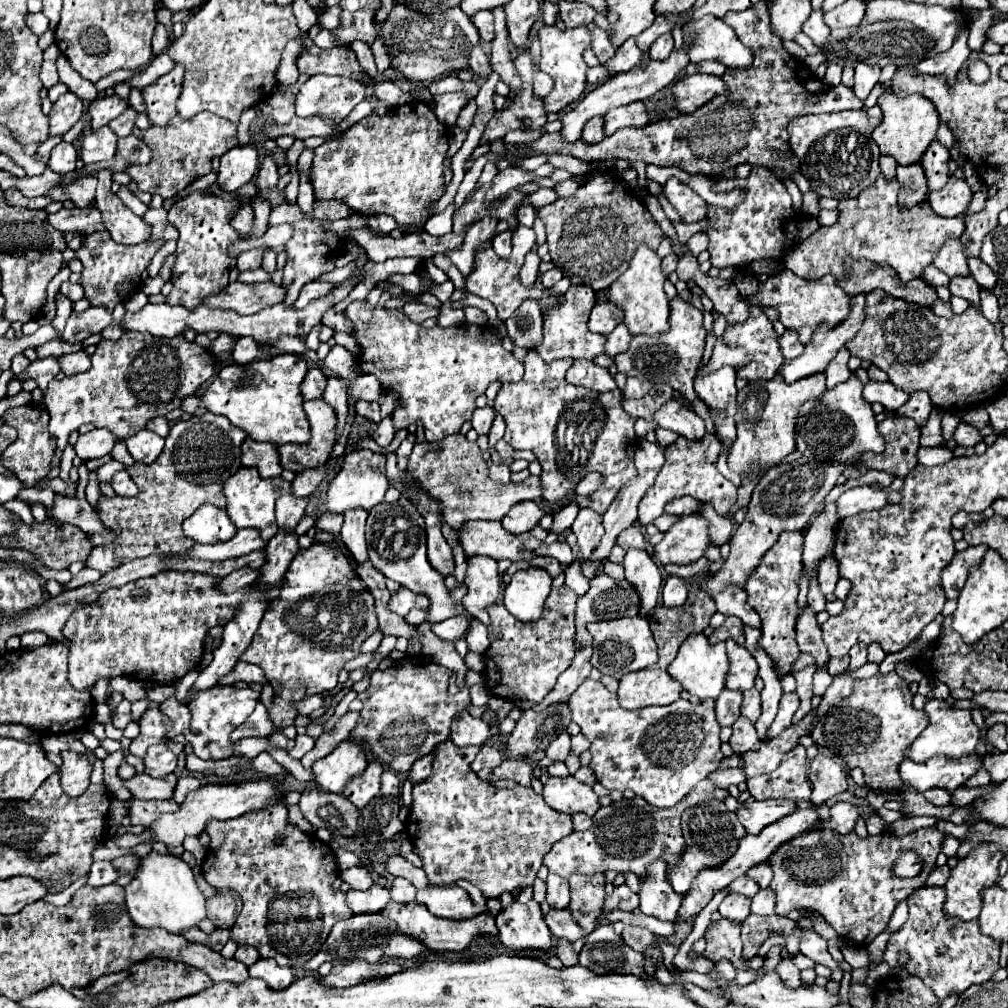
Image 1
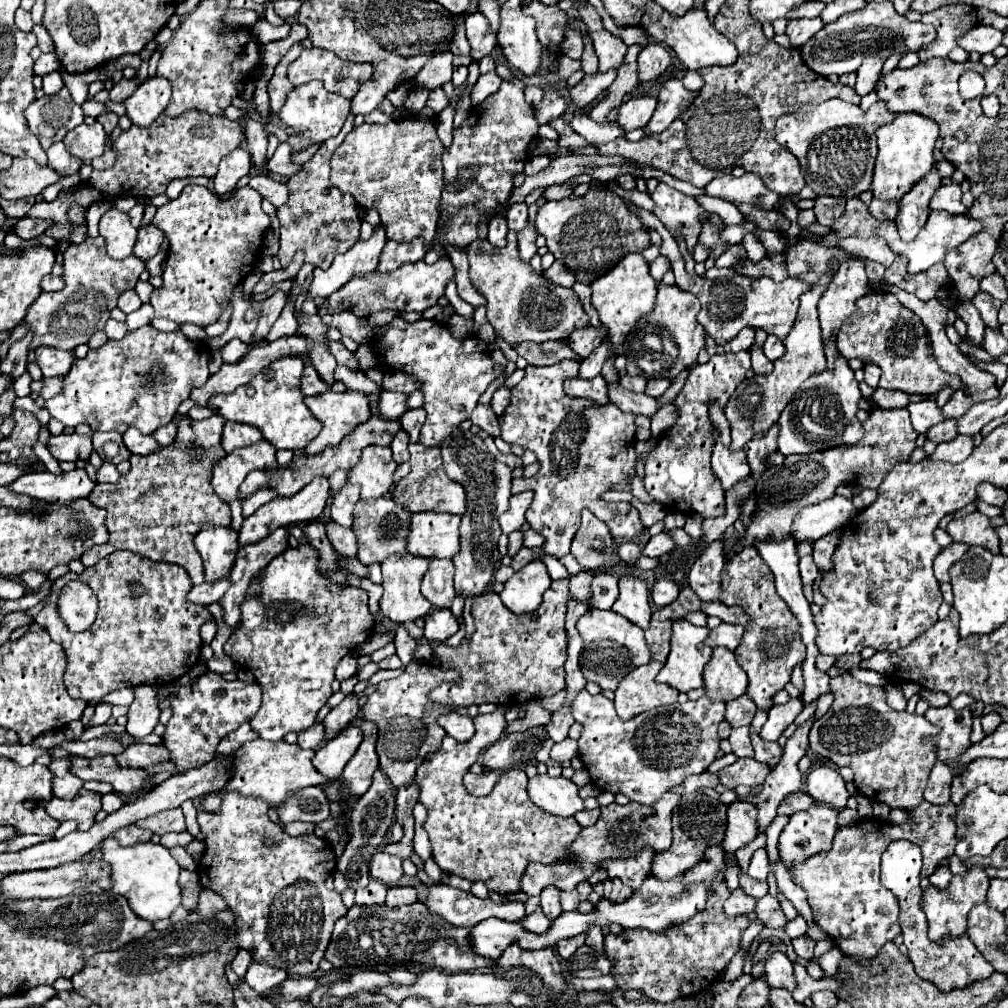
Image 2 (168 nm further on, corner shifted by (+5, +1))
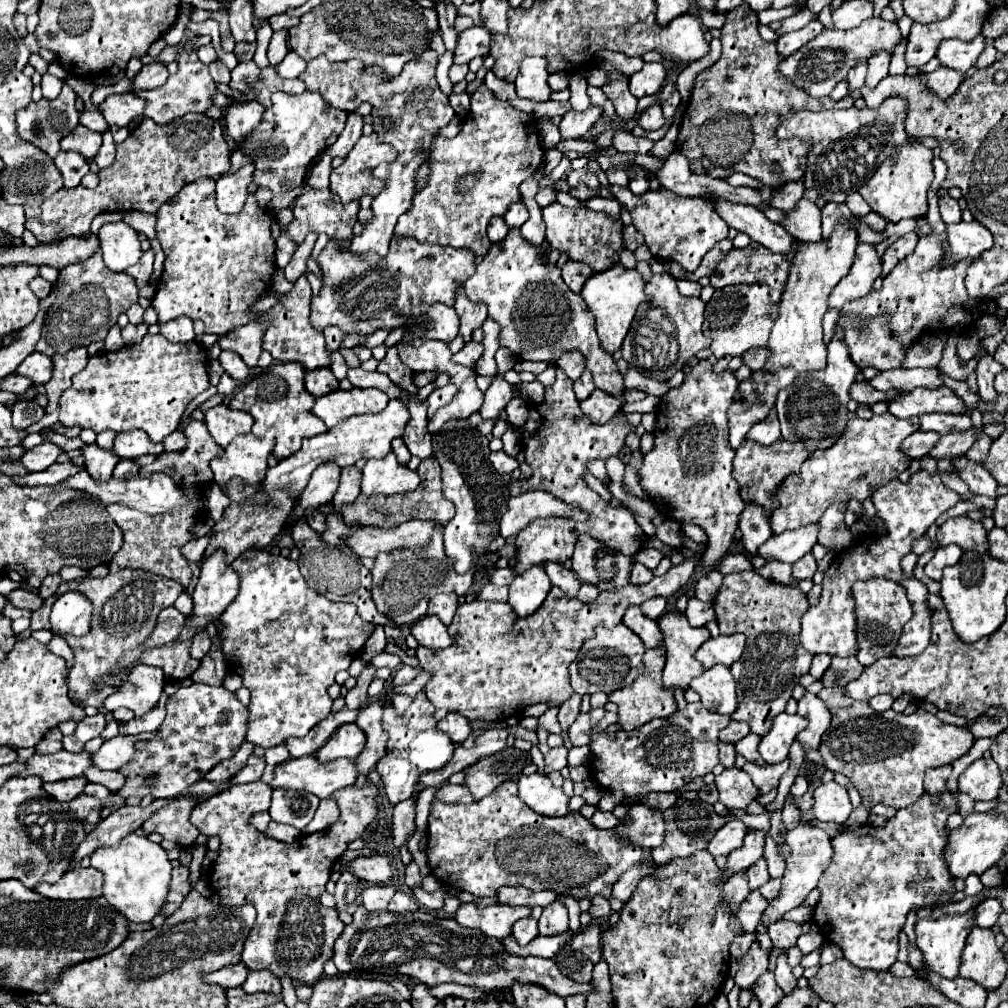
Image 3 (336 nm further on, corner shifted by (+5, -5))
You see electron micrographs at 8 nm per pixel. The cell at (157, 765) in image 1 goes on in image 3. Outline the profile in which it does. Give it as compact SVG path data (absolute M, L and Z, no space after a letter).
M124 735L108 739L96 753L92 753L92 765L112 771L124 767L134 755L134 741L134 737Z

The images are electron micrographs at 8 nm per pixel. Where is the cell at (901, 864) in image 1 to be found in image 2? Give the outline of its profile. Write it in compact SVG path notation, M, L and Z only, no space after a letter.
M894 841L882 855L882 883L892 889L900 901L900 927L904 935L904 945L908 957L914 963L916 973L934 983L940 991L964 989L972 981L982 981L994 973L992 963L988 963L982 953L972 945L970 937L962 933L960 937L944 937L944 941L928 941L928 923L922 911L922 887L920 887L922 851L910 841Z

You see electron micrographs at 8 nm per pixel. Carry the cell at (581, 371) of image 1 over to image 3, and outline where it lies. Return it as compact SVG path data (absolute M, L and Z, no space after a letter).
M596 389L586 401L580 403L582 413L592 419L592 423L608 423L616 411L620 411L622 403L614 395L608 395L606 391Z

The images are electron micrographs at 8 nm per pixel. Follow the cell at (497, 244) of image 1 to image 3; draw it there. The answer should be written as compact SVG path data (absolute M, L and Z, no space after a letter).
M496 217L496 219L492 219L492 223L488 225L488 237L490 237L490 241L496 243L496 241L504 239L506 235L508 235L508 227L506 227L504 217Z

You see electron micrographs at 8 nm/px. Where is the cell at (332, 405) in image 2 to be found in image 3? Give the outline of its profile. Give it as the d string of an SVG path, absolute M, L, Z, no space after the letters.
M356 387L350 391L336 389L324 397L318 397L312 413L320 417L330 429L338 421L352 415L380 413L388 405L388 401L390 397L378 389L356 389Z

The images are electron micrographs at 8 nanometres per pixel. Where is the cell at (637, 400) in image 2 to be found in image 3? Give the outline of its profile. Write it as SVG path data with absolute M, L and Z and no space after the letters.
M510 229L506 239L502 239L500 243L494 243L490 247L490 251L478 263L476 273L468 279L468 283L464 283L464 291L472 303L484 303L488 307L488 315L494 321L498 321L502 327L500 345L508 347L514 357L550 363L568 351L580 351L588 363L586 369L592 373L596 387L602 391L608 391L610 395L622 399L622 403L624 403L622 375L620 375L612 355L600 347L600 341L598 341L598 335L594 329L594 319L592 319L592 313L588 311L584 299L578 293L568 291L568 287L560 275L560 267L550 263L548 257L544 257L544 249L532 247L532 243L528 243L520 235L520 229Z

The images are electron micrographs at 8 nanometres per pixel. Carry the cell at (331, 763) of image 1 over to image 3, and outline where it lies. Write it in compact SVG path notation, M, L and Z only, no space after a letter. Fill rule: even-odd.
M356 723L340 725L332 733L328 743L318 751L318 759L320 763L328 763L340 757L356 759L356 755L360 755L360 751L364 749L364 743L366 743L366 735ZM328 751L334 751L334 753L328 753Z

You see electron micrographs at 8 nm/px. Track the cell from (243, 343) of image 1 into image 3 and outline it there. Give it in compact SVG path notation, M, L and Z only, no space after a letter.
M222 351L220 353L220 363L224 367L224 371L236 379L236 381L246 381L246 377L250 375L250 369L248 365L242 361L242 357L238 353L232 353L232 351Z

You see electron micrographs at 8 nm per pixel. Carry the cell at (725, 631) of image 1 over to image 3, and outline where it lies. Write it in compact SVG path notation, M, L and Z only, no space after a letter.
M720 635L716 639L708 639L698 651L696 651L696 659L702 663L704 669L714 667L718 663L730 667L734 661L740 659L742 649L744 649L744 635Z

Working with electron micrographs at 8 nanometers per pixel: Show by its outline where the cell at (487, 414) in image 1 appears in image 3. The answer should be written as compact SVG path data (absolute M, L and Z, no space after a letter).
M496 377L492 381L492 385L488 387L488 391L484 393L484 403L480 407L482 419L498 419L500 411L514 397L514 393L516 393L516 387L514 385L508 385L504 379Z

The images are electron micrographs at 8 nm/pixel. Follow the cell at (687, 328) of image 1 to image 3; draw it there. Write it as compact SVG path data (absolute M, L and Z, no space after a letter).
M670 273L652 275L650 281L646 283L644 293L648 295L648 301L652 305L656 305L656 307L662 307L666 311L668 319L676 325L676 341L680 345L680 351L678 351L678 359L676 359L674 367L676 369L682 369L690 357L694 357L698 351L702 351L702 349L706 349L710 345L710 339L704 337L704 333L702 333L704 307L706 307L706 303L700 297L684 297L684 295L680 295L678 285L676 285L676 279Z

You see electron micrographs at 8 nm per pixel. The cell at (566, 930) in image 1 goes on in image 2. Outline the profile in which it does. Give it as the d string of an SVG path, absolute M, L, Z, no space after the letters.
M540 907L532 915L526 915L526 921L524 921L524 929L532 931L532 933L538 933L538 935L546 933L550 929L550 925L552 925L552 921L542 913Z

